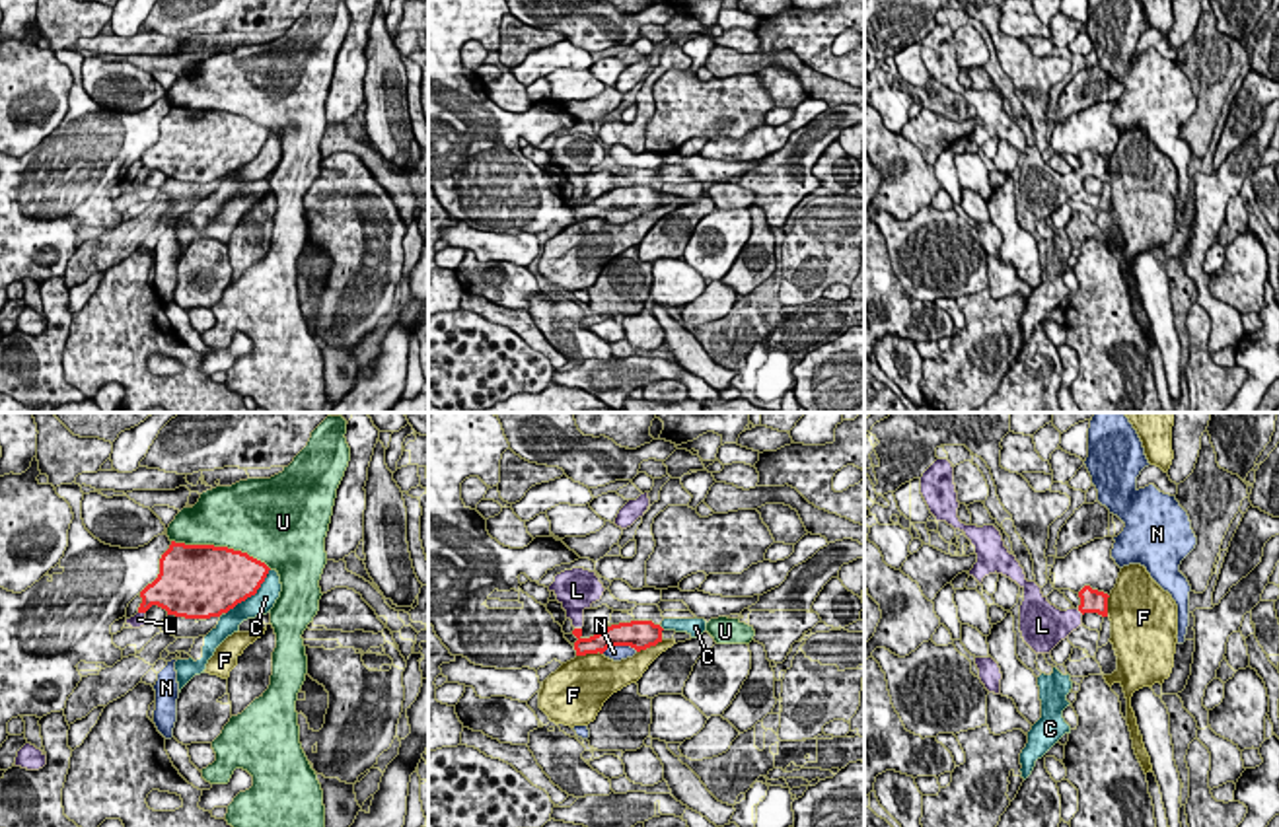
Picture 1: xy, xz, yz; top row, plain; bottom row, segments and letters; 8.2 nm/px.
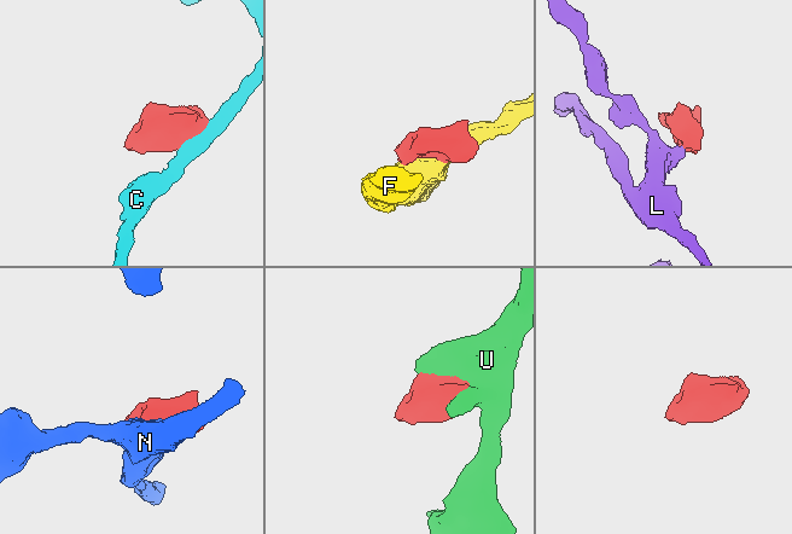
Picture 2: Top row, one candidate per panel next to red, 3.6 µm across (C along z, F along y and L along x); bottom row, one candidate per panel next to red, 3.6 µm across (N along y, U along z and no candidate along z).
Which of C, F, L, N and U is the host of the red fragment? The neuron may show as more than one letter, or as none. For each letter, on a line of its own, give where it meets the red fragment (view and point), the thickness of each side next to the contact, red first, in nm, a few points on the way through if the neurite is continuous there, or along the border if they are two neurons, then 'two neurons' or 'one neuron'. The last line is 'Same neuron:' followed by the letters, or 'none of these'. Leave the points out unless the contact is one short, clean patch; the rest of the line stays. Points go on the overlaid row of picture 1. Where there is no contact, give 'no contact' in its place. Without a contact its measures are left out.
C: contact xy (252, 594); calibres 460 and 190 nm; two neurons
F: contact xz (588, 652); calibres 160 and 440 nm; two neurons
L: contact xy (143, 611); calibres 280 and 120 nm; way xy (166, 592), (156, 594), (143, 611), (139, 619); one neuron
N: contact xz (620, 645); calibres 240 and 130 nm; two neurons
U: contact xy (222, 547); calibres 500 and 480 nm; two neurons
Same neuron: L

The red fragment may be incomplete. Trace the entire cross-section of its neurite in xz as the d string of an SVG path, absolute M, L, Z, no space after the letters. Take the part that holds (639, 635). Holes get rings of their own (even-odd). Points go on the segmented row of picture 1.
M584 568L565 570L555 576L555 582L549 586L549 592L557 595L557 601L566 611L566 619L572 621L572 627L574 627L572 634L578 638L574 642L576 656L598 654L598 652L603 654L609 646L631 646L637 652L640 652L662 642L664 629L660 625L654 625L652 621L619 623L600 630L598 634L590 638L582 636L584 611L590 609L596 601L600 601L605 592L596 572L590 572Z

